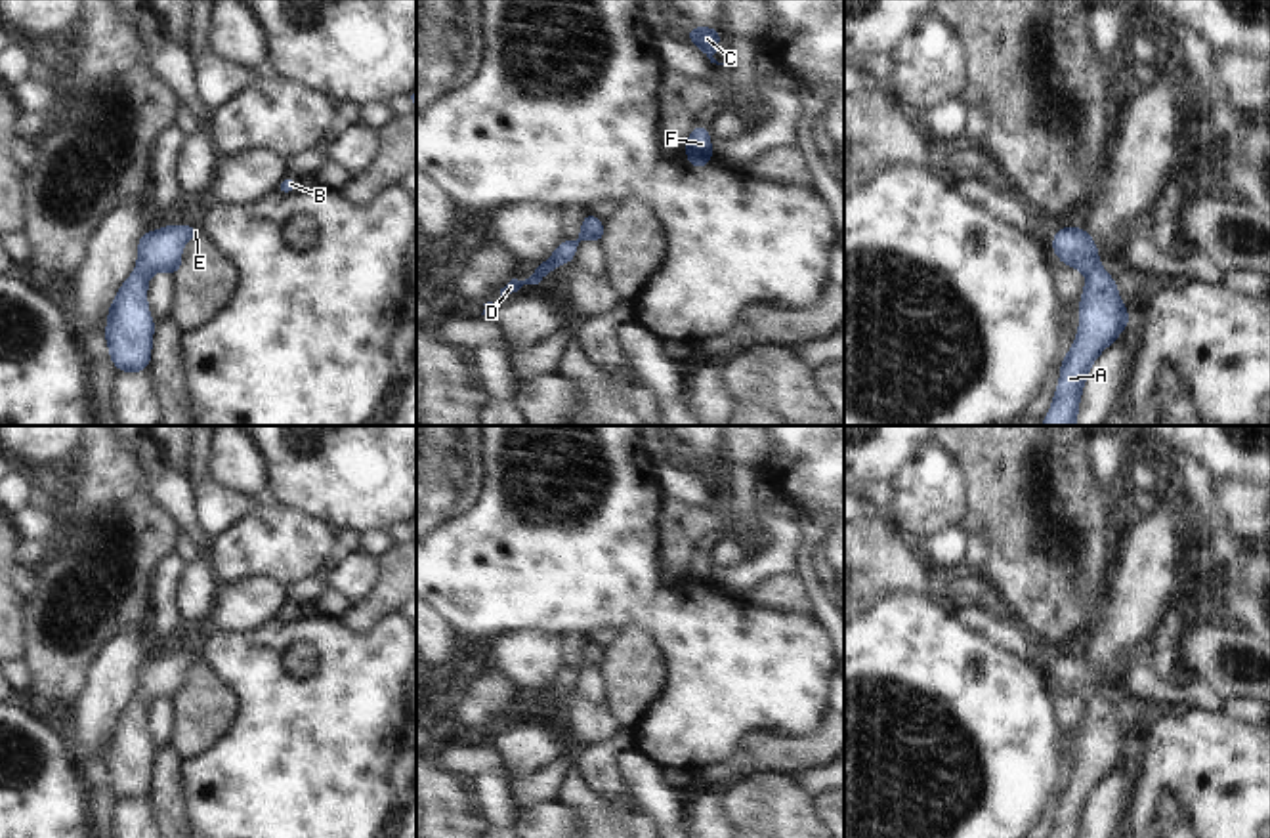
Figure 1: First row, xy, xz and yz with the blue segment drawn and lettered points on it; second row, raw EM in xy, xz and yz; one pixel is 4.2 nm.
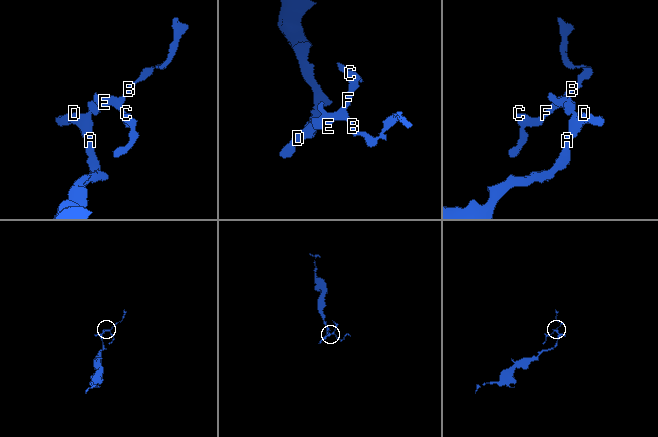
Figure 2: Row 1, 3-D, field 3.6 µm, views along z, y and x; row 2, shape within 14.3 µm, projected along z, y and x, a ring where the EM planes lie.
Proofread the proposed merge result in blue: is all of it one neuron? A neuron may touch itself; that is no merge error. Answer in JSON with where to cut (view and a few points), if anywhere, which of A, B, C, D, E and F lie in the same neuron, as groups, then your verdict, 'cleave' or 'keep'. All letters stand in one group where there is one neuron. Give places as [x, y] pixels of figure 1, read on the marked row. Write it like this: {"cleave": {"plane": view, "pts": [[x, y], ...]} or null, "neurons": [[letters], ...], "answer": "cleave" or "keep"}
{"cleave": null, "neurons": [["A", "B", "C", "D", "E", "F"]], "answer": "keep"}

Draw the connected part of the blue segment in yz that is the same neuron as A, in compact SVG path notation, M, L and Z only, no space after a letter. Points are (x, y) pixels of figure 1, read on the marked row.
M1062 227L1050 244L1062 263L1087 275L1087 286L1079 298L1079 332L1060 363L1060 382L1043 426L1077 426L1077 407L1090 365L1119 338L1131 315L1117 294L1115 279L1100 267L1098 248L1087 229Z

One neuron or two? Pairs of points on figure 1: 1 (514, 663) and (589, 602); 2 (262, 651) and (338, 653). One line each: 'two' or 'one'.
1: two
2: one

